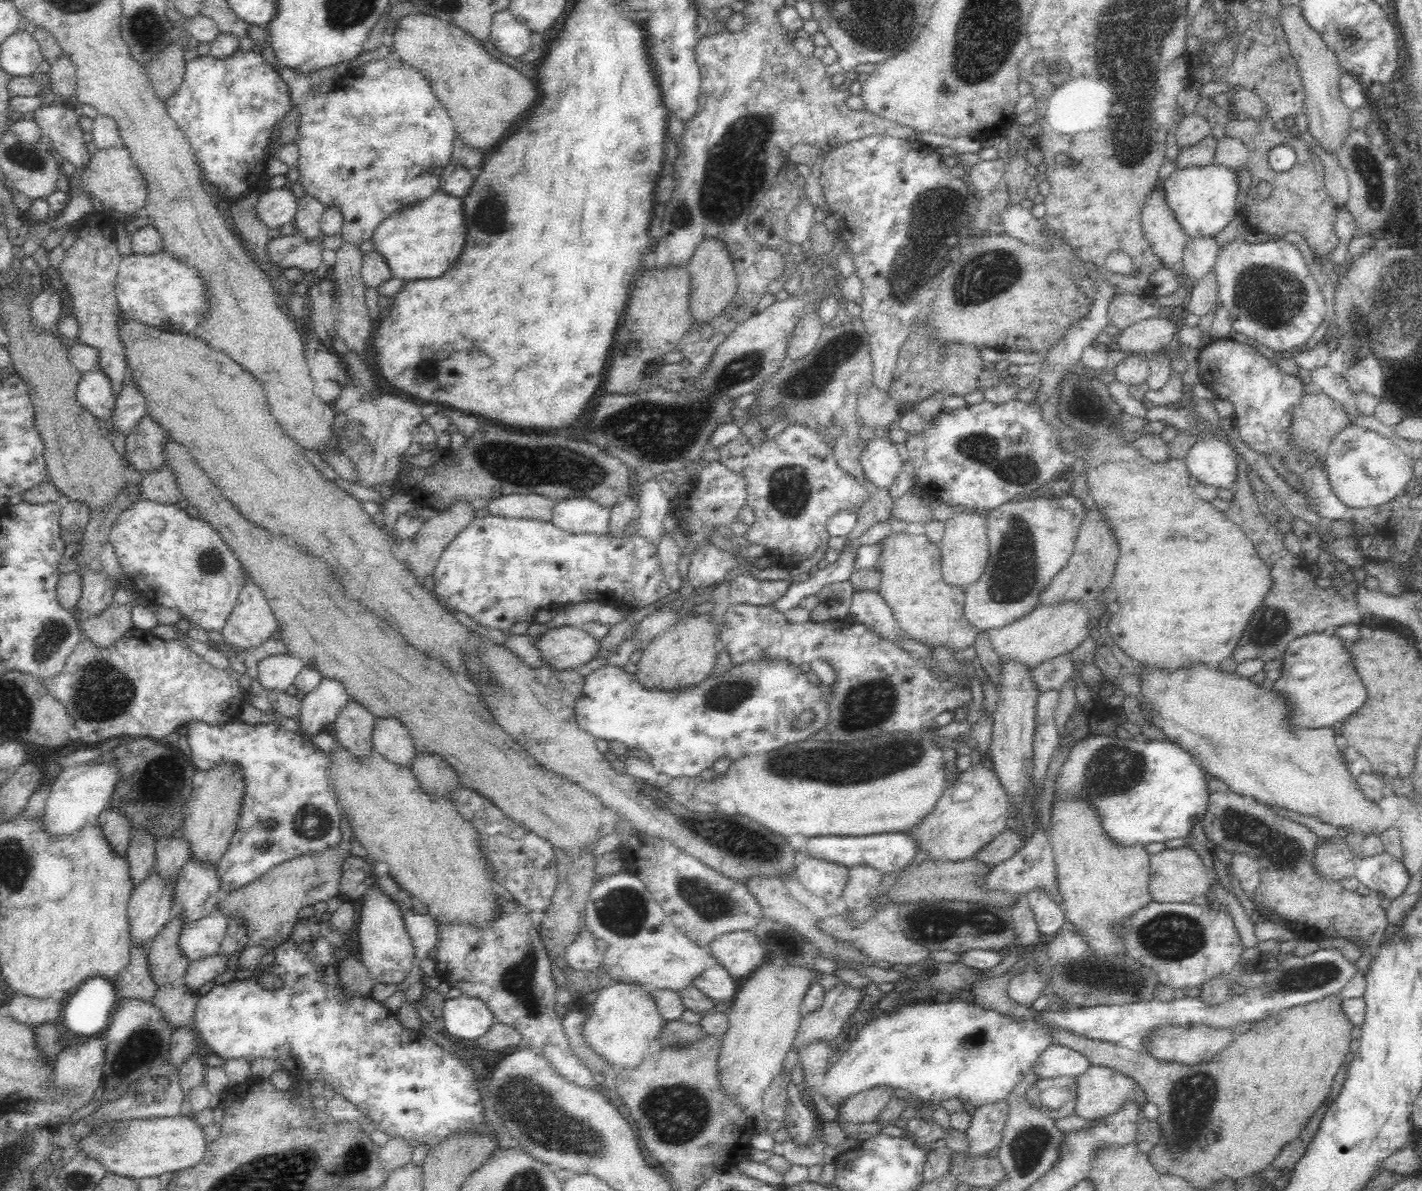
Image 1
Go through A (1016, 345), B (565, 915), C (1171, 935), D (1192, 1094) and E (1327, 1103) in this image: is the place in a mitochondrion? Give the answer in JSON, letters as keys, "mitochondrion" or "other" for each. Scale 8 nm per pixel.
{"A":"other","B":"other","C":"mitochondrion","D":"mitochondrion","E":"other"}

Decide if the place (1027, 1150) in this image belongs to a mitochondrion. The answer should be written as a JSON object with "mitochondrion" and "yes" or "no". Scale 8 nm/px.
{"mitochondrion":"yes"}

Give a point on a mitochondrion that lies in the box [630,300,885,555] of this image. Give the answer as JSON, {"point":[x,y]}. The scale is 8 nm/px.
{"point":[788,489]}

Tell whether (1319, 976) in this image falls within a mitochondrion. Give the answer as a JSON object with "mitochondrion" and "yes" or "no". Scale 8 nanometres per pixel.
{"mitochondrion":"yes"}

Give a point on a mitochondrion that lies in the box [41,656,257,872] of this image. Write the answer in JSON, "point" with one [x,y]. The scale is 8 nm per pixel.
{"point":[104,693]}

